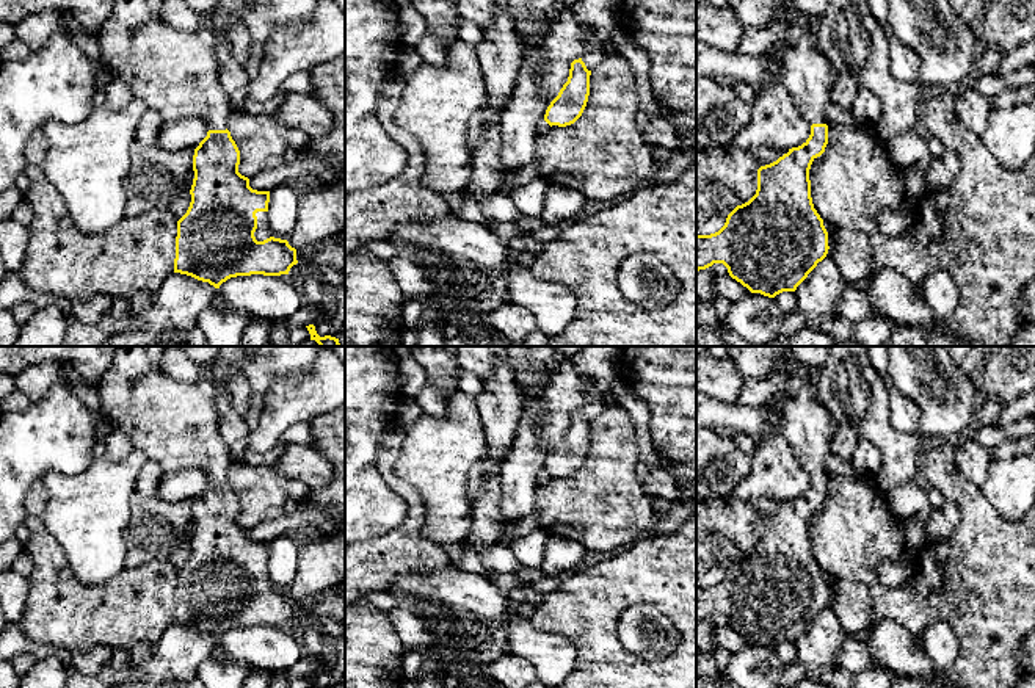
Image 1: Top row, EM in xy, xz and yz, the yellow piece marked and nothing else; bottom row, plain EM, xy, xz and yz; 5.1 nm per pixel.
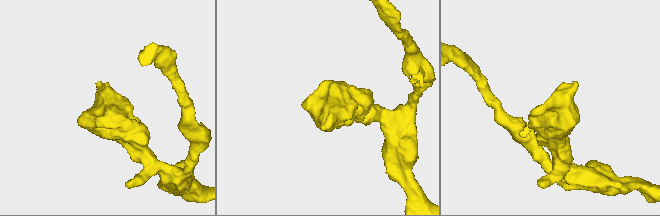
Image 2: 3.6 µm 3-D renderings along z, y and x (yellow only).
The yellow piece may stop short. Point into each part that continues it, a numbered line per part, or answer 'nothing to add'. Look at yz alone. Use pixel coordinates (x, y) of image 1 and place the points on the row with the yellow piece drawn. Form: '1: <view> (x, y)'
1: yz (808, 76)

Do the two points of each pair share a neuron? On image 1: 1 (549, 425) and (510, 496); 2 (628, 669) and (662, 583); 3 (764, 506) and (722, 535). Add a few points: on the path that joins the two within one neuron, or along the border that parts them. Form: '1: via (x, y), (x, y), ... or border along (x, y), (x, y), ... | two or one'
1: via (533, 442), (518, 470), (518, 478) | one
2: via (609, 643), (609, 615), (635, 588) | one
3: via (753, 511), (747, 513), (733, 527) | one

